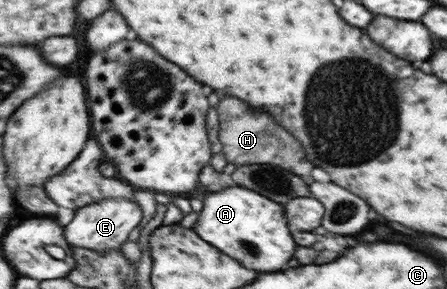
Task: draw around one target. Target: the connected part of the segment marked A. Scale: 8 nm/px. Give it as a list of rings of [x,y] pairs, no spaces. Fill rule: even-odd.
[[[231,187],[213,195],[209,193],[199,215],[194,230],[201,238],[233,259],[239,259],[247,269],[281,271],[291,259],[295,259],[297,243],[287,227],[285,207],[247,187]]]

